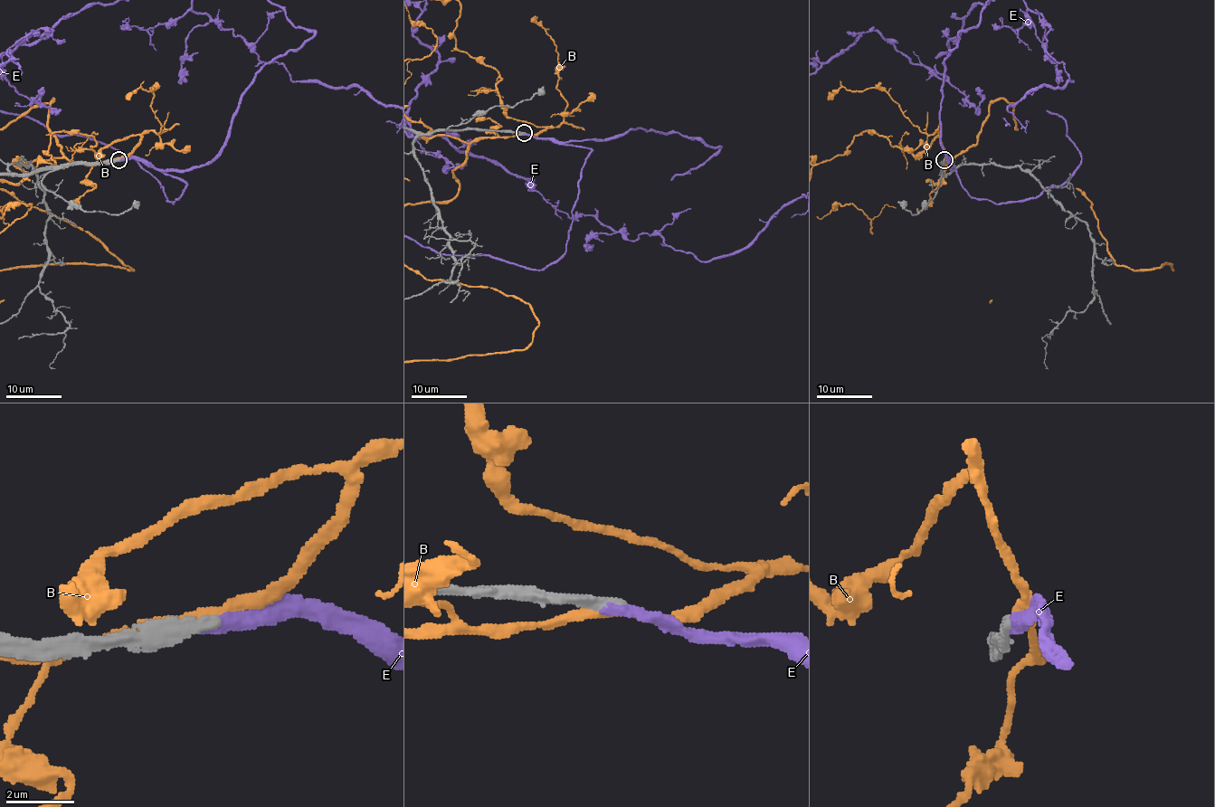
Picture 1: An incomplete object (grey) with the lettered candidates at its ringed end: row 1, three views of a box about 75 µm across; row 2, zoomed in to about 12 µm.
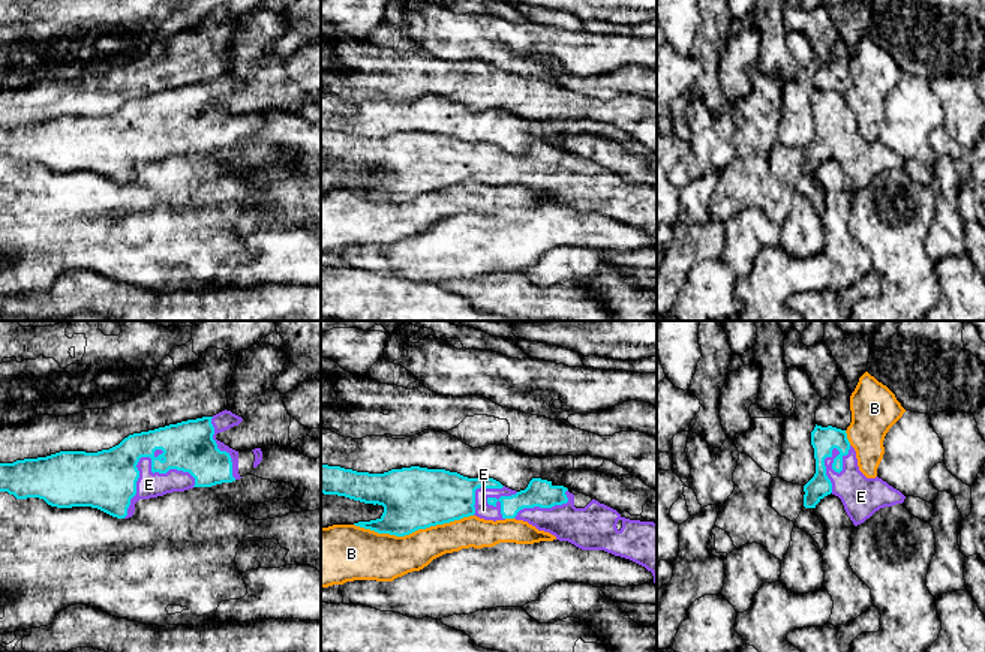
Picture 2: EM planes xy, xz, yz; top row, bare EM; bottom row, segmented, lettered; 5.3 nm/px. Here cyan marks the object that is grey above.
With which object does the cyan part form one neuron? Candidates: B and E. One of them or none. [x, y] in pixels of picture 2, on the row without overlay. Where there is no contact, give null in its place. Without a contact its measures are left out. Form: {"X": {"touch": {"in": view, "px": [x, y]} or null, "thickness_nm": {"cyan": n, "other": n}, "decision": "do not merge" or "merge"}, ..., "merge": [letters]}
{"B": {"touch": {"in": "xz", "px": [413, 195]}, "thickness_nm": {"cyan": 340, "other": 260}, "decision": "do not merge"}, "E": {"touch": {"in": "xy", "px": [143, 120]}, "thickness_nm": {"cyan": 320, "other": 140}, "decision": "merge"}, "merge": ["E"]}

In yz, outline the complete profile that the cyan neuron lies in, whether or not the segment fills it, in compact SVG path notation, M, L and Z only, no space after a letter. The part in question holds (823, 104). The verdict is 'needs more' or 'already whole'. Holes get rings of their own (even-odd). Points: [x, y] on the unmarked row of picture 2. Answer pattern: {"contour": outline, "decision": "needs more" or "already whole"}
{"contour": "M817 90L811 96L816 138L804 150L804 171L816 169L828 159L841 163L855 190L885 171L903 168L906 160L882 142L867 142L858 130L856 115L846 94Z", "decision": "needs more"}

